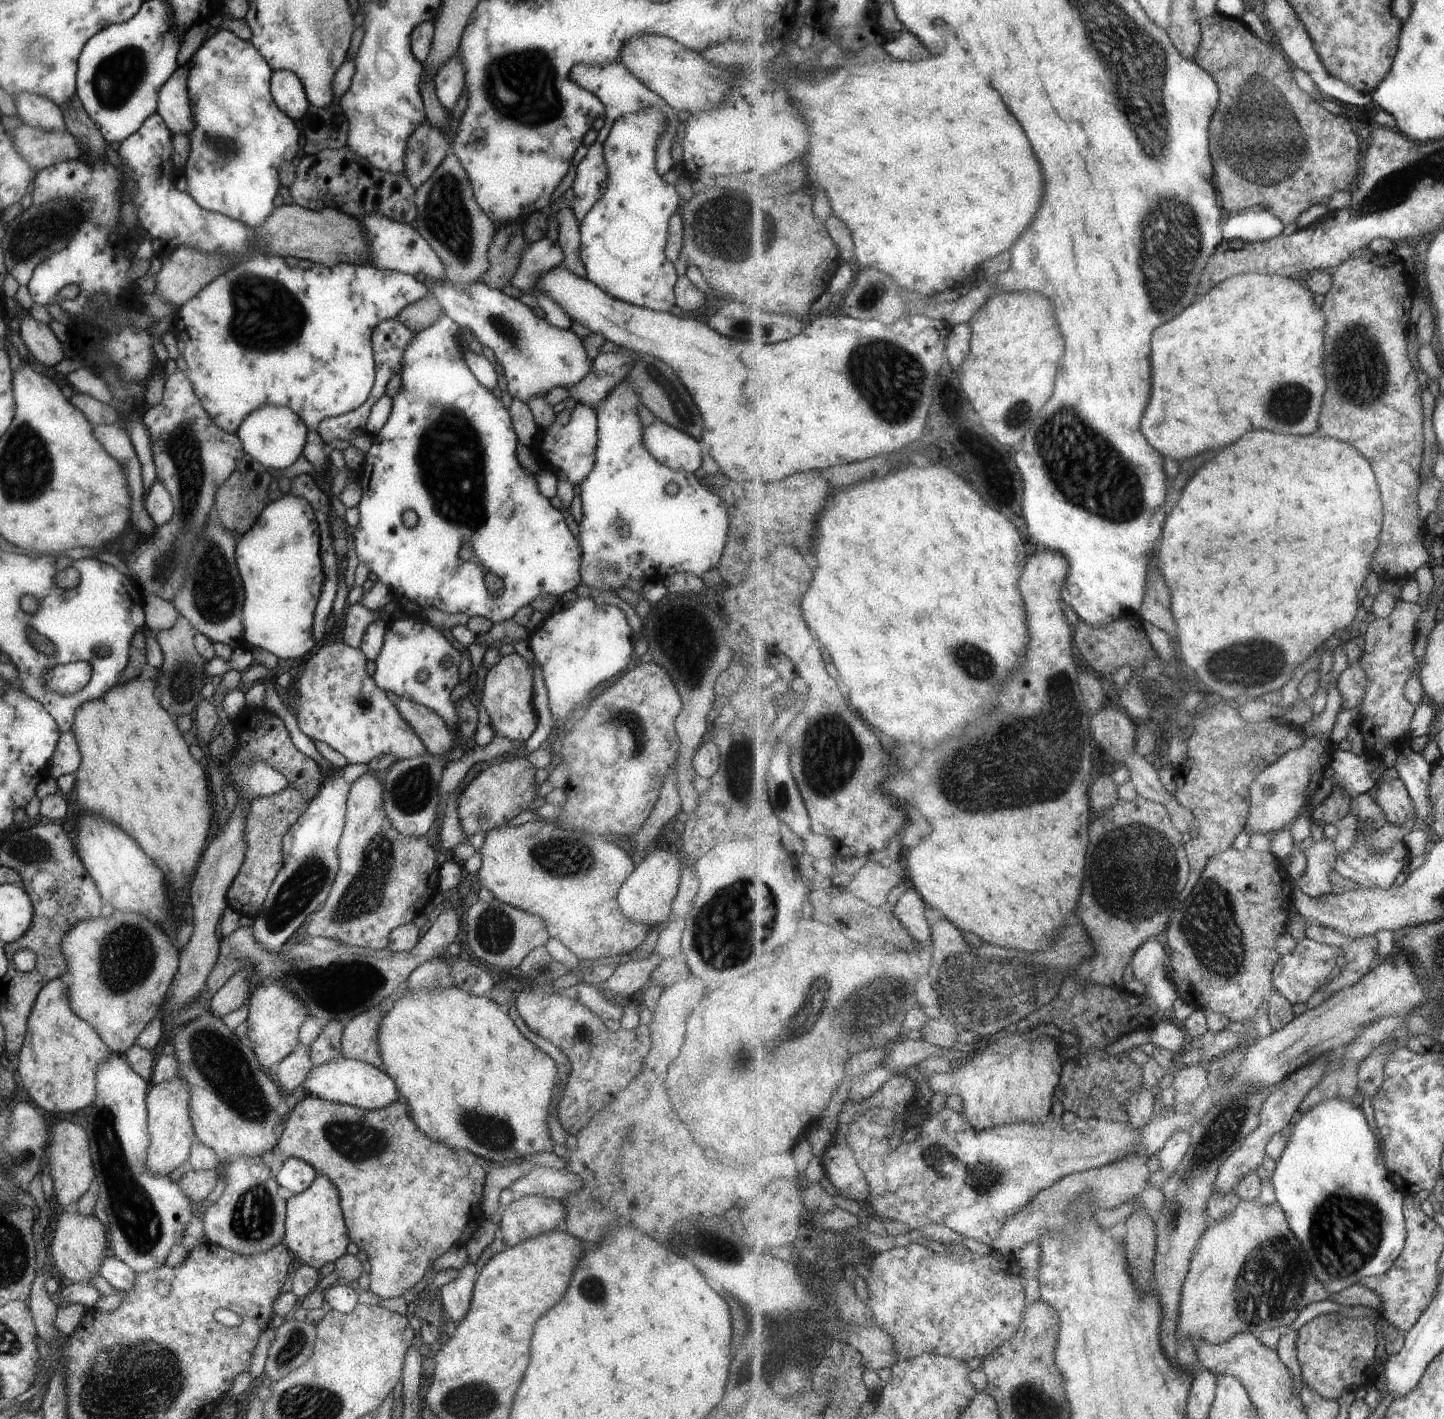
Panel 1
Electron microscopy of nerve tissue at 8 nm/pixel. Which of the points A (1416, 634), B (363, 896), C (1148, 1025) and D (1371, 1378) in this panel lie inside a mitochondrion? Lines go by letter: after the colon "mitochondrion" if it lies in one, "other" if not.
A: other
B: mitochondrion
C: other
D: other

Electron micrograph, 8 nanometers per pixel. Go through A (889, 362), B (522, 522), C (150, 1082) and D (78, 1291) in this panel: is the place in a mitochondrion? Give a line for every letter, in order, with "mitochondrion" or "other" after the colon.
A: mitochondrion
B: other
C: other
D: other

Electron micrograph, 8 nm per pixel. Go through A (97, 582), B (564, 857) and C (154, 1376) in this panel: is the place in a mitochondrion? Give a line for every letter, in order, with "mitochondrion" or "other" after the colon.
A: other
B: mitochondrion
C: mitochondrion

